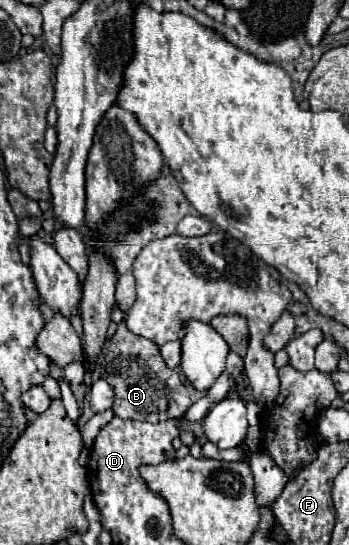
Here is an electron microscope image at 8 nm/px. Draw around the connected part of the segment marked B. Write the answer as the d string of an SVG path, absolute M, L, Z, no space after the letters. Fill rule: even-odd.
M124 321L118 323L114 337L106 343L98 367L100 367L100 377L108 381L108 385L114 389L112 411L120 419L160 423L162 407L164 407L164 421L172 417L182 417L190 407L190 397L184 383L180 381L176 371L170 371L166 367L158 345L128 331Z

